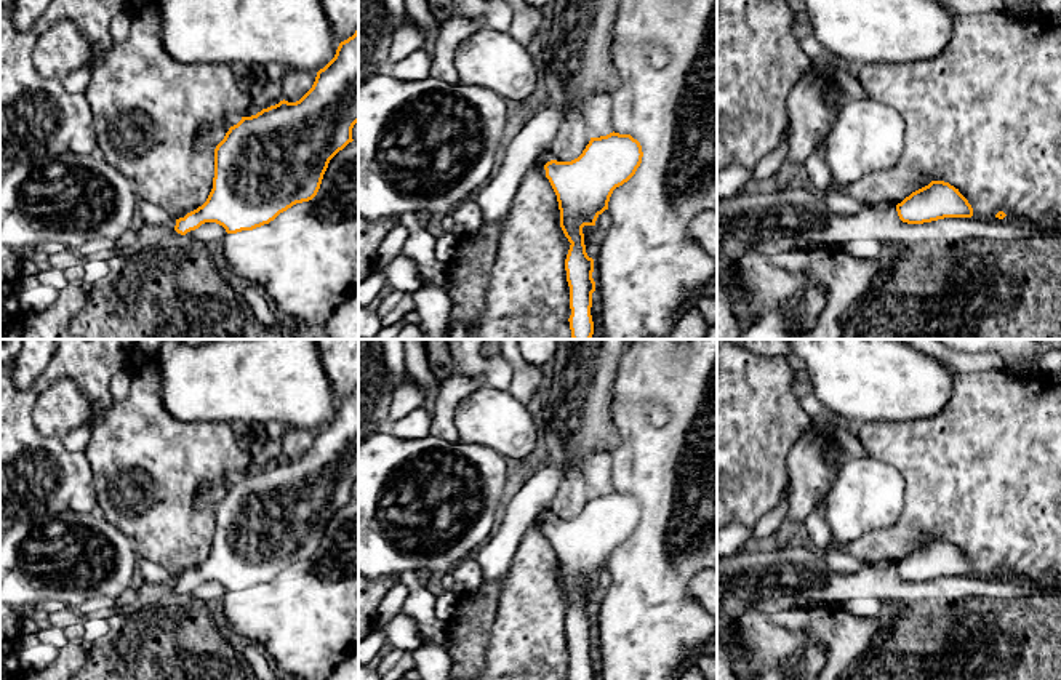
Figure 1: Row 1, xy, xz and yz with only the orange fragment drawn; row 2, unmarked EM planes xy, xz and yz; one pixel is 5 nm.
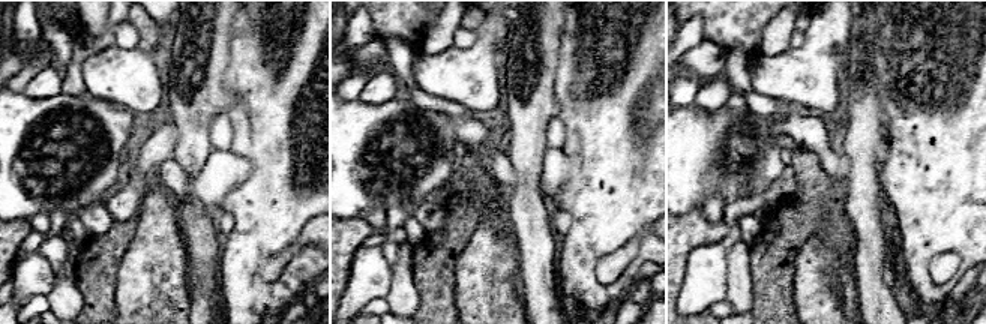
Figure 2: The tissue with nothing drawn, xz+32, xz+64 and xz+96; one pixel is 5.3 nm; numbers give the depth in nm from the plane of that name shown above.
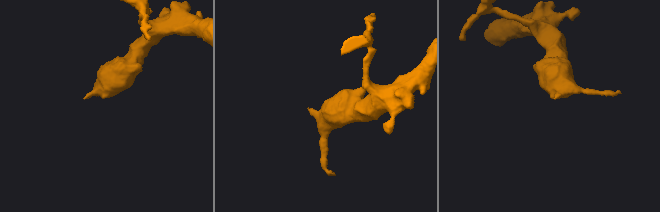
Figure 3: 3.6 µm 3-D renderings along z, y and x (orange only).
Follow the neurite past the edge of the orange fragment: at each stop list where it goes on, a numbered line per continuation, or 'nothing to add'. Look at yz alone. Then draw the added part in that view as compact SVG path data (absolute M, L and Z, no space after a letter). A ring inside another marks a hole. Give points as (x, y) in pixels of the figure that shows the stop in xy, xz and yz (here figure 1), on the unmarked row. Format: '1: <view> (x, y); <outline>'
nothing to add

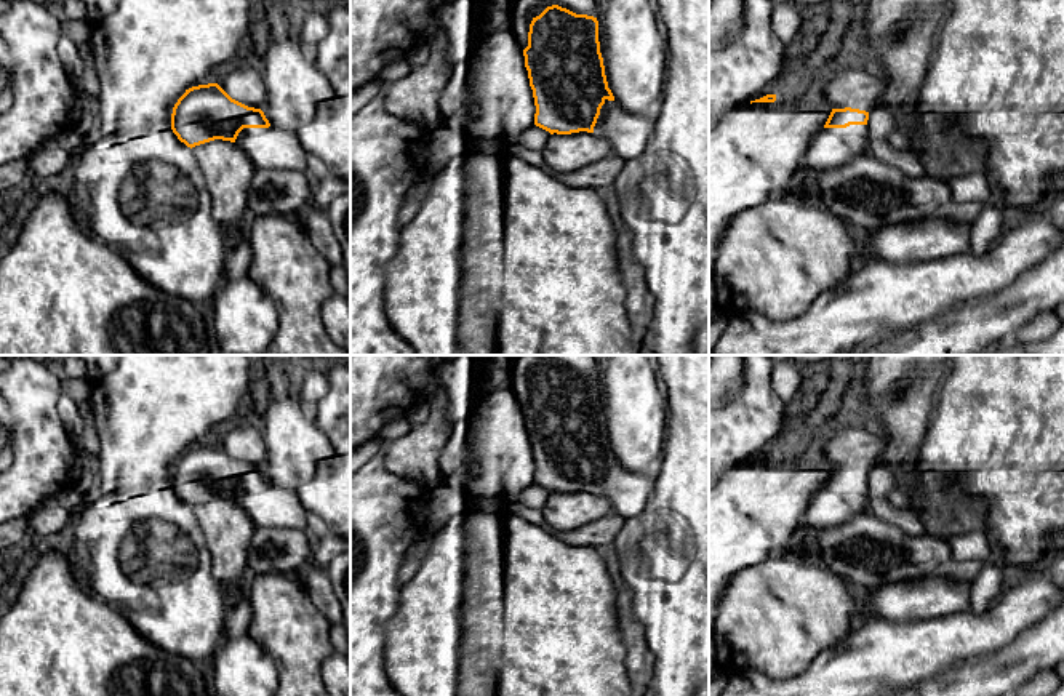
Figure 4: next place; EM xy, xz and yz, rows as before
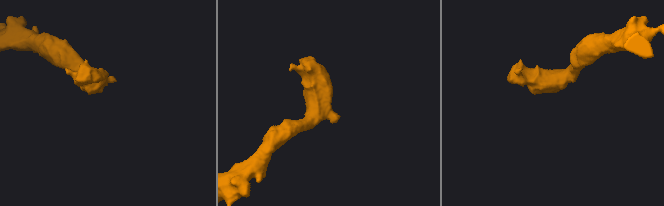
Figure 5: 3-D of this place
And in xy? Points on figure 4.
1: xy (268, 506); M243 486L235 502L256 526L290 528L314 534L314 520L302 507L296 490L277 486Z

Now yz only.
1: yz (831, 506); M869 485L822 486L813 494L805 512L805 528L826 530L851 522L869 506Z

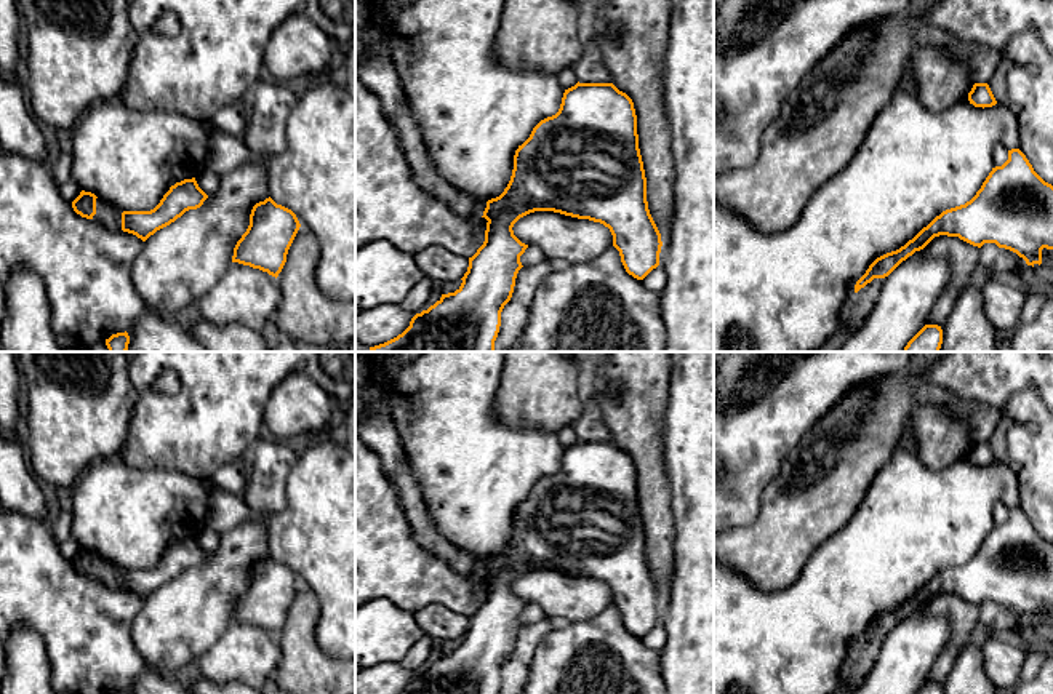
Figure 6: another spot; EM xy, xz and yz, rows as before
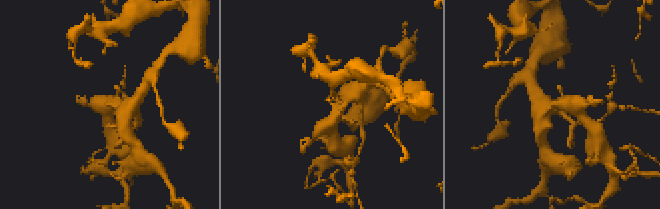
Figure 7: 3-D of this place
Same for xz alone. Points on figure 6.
1: xz (375, 426); M374 389L363 395L363 408L355 417L355 435L378 456L384 473L390 478L413 539L456 572L480 577L486 560L474 558L467 550L458 548L437 528L427 510L424 491L411 472L390 411Z

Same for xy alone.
1: xy (109, 574); M98 555L96 572L93 574L93 579L102 582L110 588L122 588L122 571L122 568L112 564L110 561Z

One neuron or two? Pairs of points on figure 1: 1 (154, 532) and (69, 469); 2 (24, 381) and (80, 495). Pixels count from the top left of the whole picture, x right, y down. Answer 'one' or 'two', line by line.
1: two
2: two

